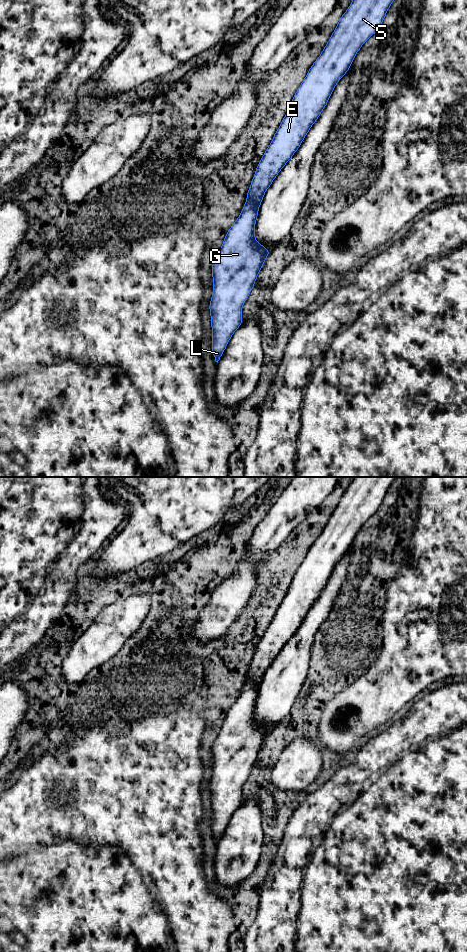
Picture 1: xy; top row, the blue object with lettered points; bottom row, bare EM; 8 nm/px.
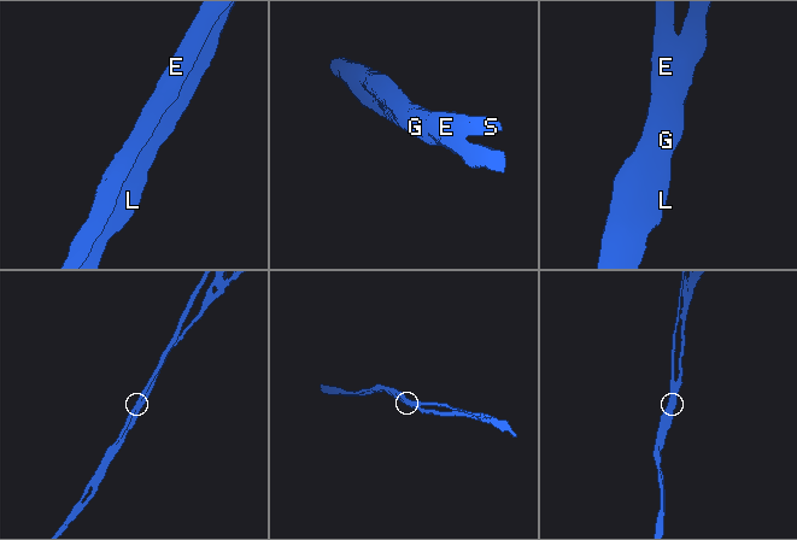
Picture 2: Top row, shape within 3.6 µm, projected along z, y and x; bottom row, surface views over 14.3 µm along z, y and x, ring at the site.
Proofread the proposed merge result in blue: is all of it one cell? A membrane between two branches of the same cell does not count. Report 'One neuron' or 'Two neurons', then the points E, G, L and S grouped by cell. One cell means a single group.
Two neurons. Groups: E S / G L

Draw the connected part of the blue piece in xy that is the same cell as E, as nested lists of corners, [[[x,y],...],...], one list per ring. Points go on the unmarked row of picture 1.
[[[354,477],[352,479],[350,486],[341,496],[320,536],[312,544],[306,557],[293,576],[281,605],[275,612],[271,623],[258,643],[247,672],[246,682],[249,678],[255,678],[259,684],[262,683],[266,670],[271,666],[281,649],[299,629],[310,608],[326,587],[336,564],[350,549],[362,525],[377,512],[395,478]]]

